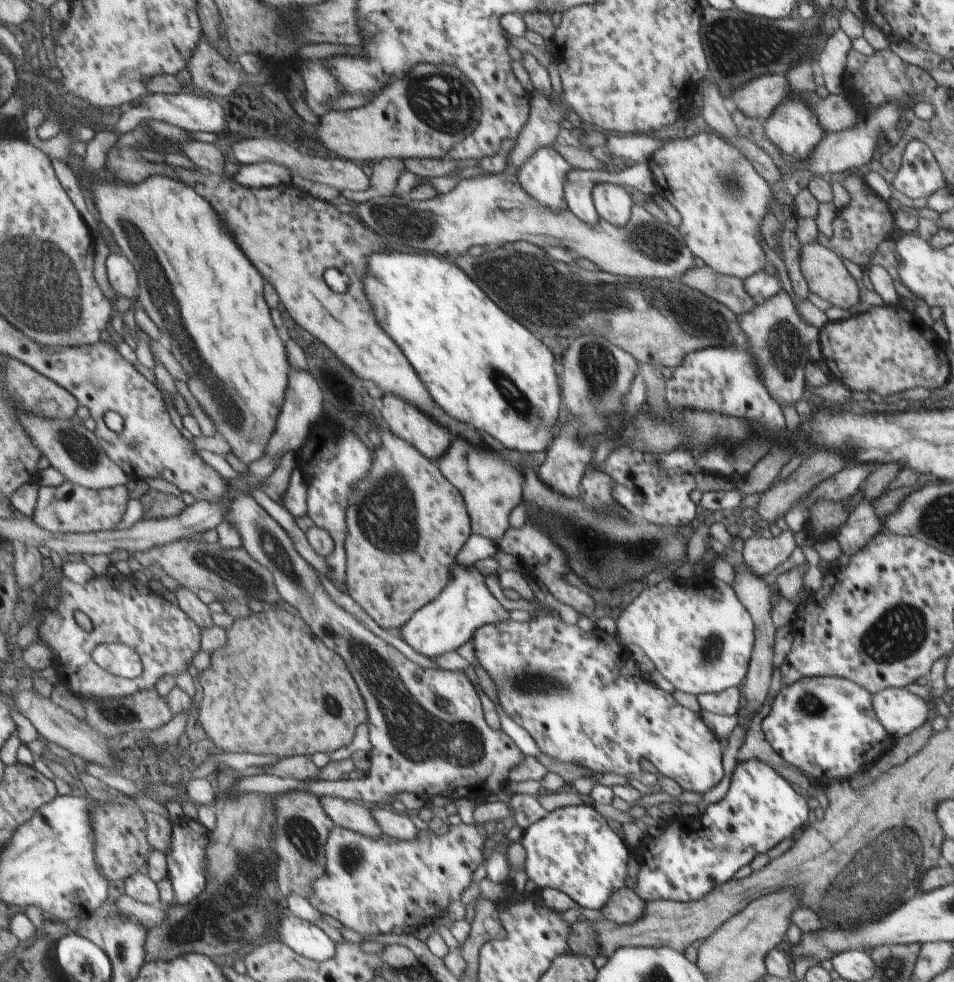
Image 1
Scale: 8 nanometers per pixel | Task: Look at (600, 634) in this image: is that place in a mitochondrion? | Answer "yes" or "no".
no

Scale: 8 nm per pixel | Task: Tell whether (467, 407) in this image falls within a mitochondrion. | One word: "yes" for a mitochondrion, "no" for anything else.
no

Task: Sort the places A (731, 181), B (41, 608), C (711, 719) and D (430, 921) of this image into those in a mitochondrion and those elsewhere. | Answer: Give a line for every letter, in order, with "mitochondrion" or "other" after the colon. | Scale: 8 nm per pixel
A: mitochondrion
B: other
C: other
D: other

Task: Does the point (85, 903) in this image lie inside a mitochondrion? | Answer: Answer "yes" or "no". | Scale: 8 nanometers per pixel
no

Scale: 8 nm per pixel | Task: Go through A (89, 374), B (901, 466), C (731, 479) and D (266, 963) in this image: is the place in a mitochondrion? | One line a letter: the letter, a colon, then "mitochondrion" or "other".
A: mitochondrion
B: other
C: other
D: other

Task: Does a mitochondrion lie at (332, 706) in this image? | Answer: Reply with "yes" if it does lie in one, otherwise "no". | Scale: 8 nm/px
yes

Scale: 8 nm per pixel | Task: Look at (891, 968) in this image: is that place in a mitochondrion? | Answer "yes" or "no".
yes

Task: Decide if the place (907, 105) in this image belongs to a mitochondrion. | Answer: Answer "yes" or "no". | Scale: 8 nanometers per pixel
no

